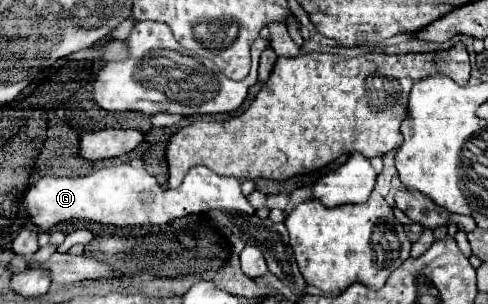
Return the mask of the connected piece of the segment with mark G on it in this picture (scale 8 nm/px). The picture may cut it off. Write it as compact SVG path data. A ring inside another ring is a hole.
M114 165L114 167L102 167L98 171L92 171L84 177L40 177L24 195L22 199L24 209L30 215L30 221L40 227L40 231L50 231L56 223L68 221L68 219L90 219L96 223L106 225L162 225L168 221L174 221L178 217L186 217L190 213L206 213L212 209L220 211L242 211L242 213L254 213L254 207L248 203L248 199L242 193L242 181L236 177L220 177L214 175L206 167L194 167L184 177L182 185L176 189L166 189L158 183L154 175L150 175L146 169L136 169L132 165Z

